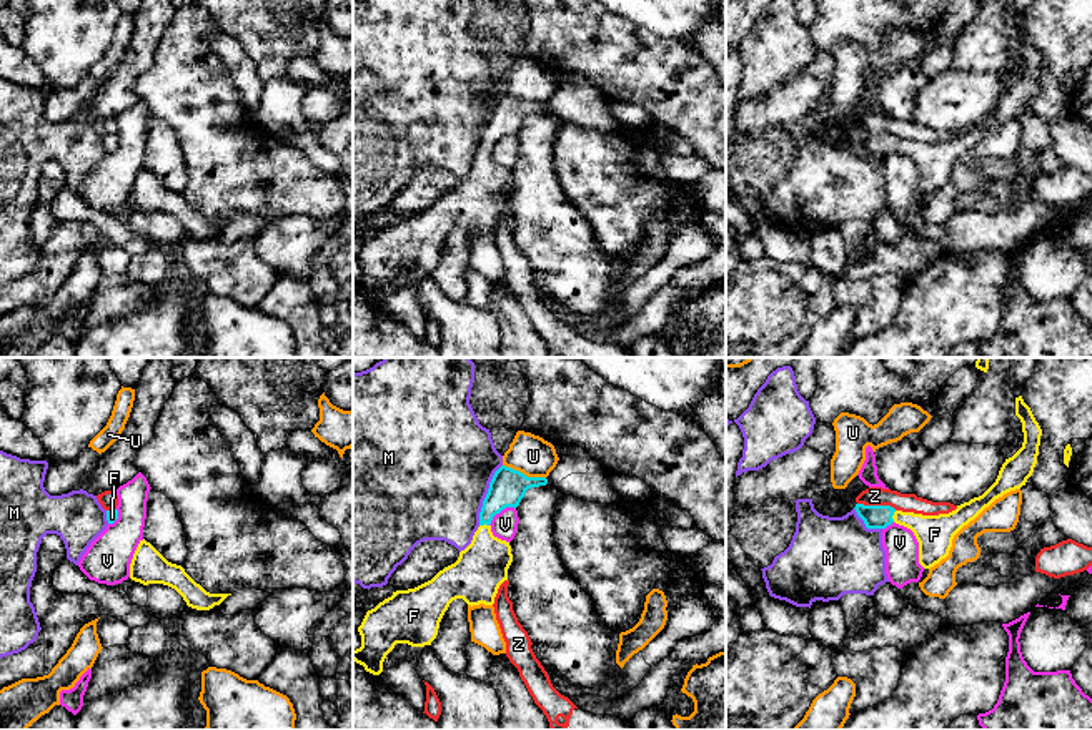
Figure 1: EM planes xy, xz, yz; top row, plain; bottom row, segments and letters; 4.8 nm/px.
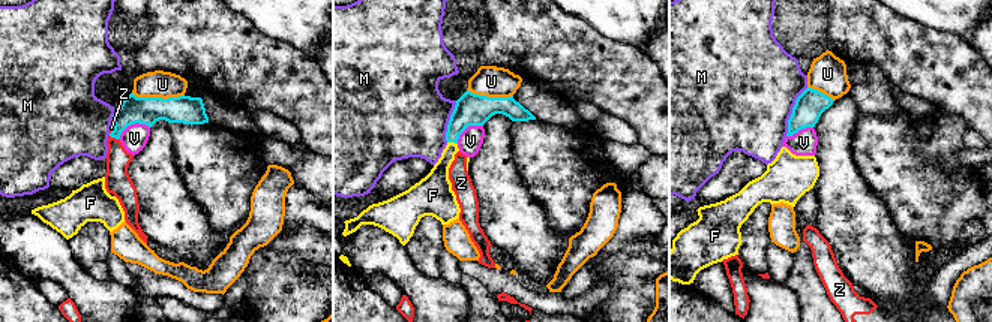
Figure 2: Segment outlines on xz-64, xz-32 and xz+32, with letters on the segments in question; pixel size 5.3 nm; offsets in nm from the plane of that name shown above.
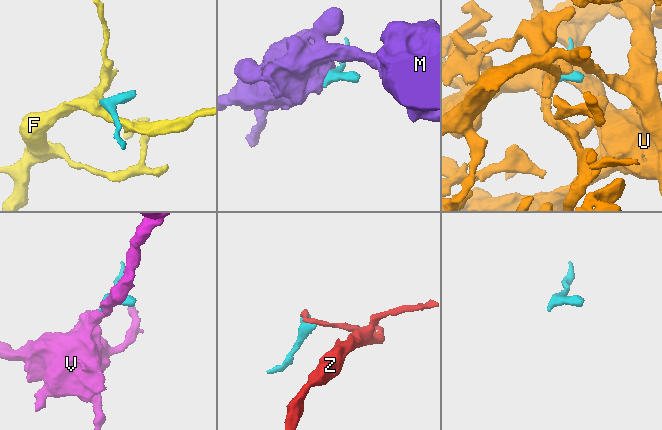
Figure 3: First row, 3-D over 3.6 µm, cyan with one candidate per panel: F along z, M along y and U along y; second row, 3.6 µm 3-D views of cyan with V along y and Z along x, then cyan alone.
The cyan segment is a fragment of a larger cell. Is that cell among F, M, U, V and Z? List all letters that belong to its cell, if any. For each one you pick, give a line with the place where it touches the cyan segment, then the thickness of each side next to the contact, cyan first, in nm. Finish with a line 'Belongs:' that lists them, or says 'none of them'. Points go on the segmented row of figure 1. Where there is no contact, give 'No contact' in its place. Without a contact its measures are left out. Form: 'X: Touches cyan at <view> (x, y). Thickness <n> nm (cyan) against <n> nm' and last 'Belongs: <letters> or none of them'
F: Touches cyan at yz (893, 514). Thickness 110 nm (cyan) against 180 nm
Belongs: F

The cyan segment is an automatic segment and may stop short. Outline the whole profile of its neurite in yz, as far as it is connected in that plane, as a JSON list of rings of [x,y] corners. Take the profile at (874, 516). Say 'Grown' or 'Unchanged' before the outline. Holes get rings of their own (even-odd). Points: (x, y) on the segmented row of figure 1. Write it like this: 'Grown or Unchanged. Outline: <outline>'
Grown. Outline: [[[1022,396],[1015,397],[1015,416],[1022,422],[1022,447],[1002,464],[995,482],[979,497],[939,515],[896,511],[891,506],[856,504],[867,529],[886,529],[892,522],[911,529],[919,542],[919,564],[931,569],[949,555],[954,535],[1004,494],[1020,489],[1037,464],[1042,429]]]

